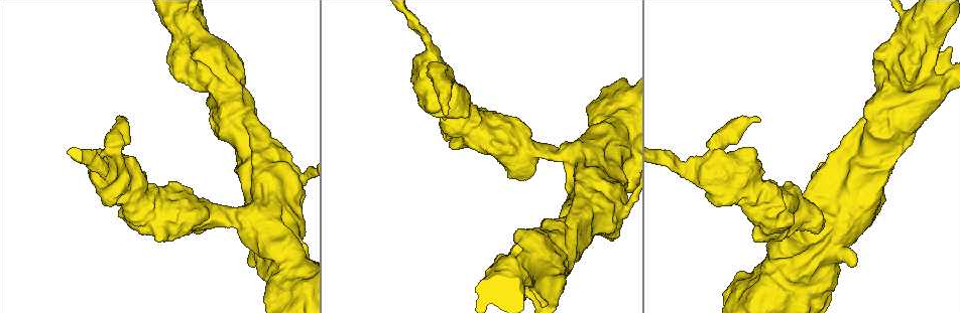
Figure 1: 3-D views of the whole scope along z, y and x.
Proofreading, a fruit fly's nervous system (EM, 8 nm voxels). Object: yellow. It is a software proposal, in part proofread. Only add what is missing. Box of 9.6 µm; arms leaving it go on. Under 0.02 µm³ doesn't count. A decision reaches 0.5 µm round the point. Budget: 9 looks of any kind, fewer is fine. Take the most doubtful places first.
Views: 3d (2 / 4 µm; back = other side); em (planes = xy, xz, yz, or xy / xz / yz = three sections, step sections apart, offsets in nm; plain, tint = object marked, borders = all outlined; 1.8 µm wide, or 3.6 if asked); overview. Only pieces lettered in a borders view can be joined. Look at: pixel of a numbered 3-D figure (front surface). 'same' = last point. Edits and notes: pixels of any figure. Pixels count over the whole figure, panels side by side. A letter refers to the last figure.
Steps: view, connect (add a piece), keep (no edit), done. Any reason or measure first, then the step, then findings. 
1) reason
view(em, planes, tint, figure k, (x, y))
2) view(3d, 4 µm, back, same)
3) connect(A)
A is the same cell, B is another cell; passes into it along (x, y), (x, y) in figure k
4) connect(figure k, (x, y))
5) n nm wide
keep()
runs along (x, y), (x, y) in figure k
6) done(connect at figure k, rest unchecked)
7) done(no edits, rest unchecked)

view(em, 3.6 µm, planes, borders, figure 1, (905, 102))

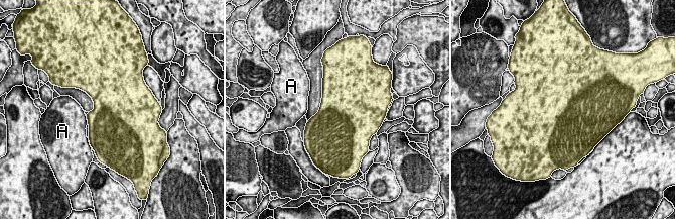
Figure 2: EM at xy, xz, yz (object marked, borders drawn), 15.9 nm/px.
A touches over 150 nm
keep()
A is another cell; border along (86, 116), (88, 124) in figure 2; none of them fits

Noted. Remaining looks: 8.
stops while still wide
view(em, 3.6 µm, yz, step 16, borders, figure 1, (759, 122))

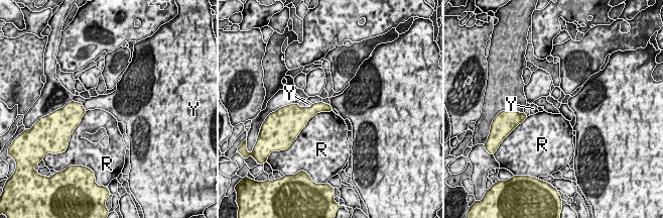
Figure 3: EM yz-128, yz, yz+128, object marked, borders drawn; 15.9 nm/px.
view(em, 3.6 µm, xz, step 8, borders, same)

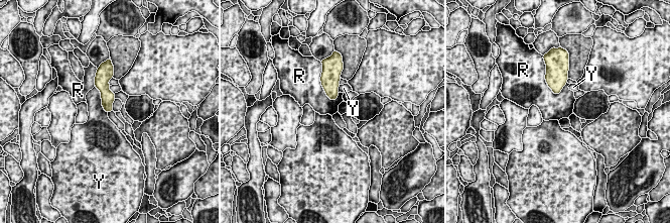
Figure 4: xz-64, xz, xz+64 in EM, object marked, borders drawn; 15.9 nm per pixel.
keep()
R and Y are other cells; border along (319, 79), (324, 93), (334, 101) in figure 4; none of them fits

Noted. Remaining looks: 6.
calibre changes
view(em, 3.6 µm, planes, borders, figure 1, (804, 232))

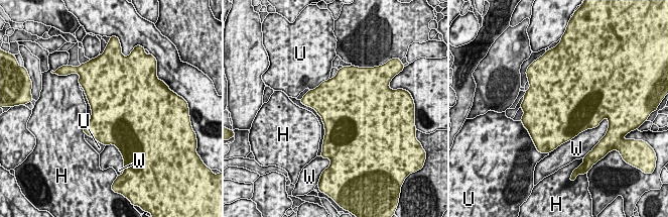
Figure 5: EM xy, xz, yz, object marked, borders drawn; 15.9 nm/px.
800 nm wide; W touches over 650 nm
keep()
H, U and W are other cells; no lettered piece goes on from it

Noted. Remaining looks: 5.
branch stops here
view(em, planes, tint, figure 1, (854, 265))

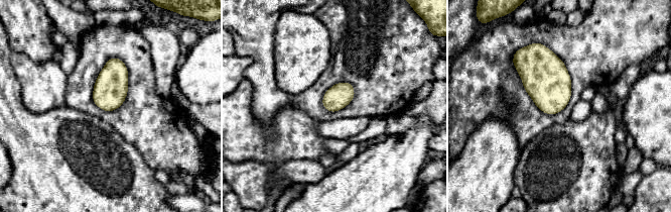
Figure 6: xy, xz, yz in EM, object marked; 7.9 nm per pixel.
view(em, planes, borders, same)

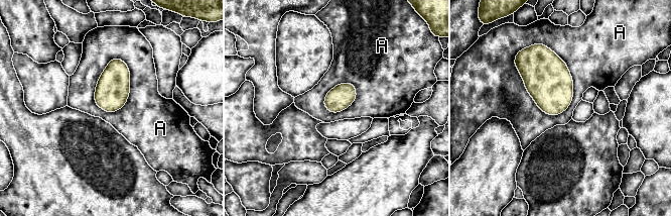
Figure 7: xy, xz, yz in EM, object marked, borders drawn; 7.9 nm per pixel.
keep()
A is another cell; border along (514, 58), (544, 112), (569, 106) in figure 7; none of them fits

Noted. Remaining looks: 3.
done(no edits, rest unchecked)

